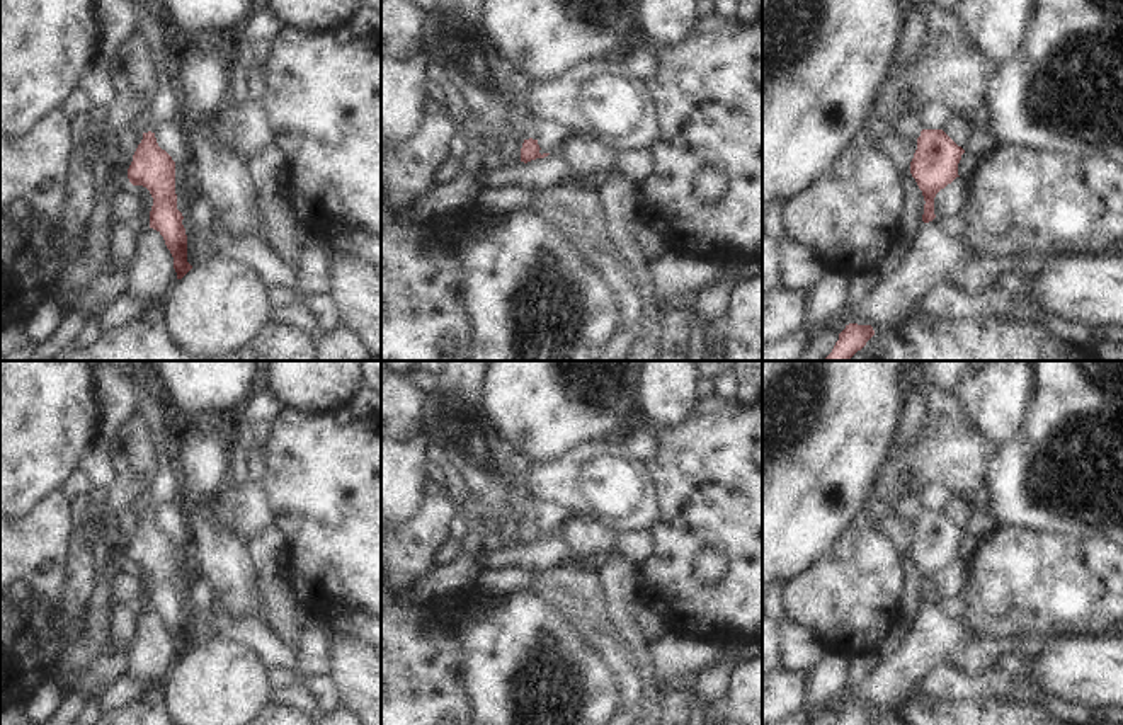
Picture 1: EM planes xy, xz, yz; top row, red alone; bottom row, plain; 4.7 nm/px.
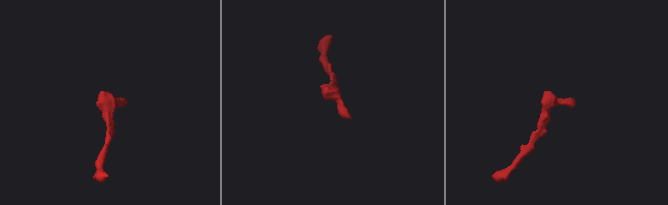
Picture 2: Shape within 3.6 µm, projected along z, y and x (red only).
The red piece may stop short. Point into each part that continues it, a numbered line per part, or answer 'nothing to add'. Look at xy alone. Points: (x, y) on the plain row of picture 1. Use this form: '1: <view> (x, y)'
1: xy (165, 489)

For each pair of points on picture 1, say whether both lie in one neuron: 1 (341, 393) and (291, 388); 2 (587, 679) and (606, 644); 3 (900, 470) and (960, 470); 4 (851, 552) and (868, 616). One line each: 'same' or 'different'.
1: same
2: different
3: same
4: same

